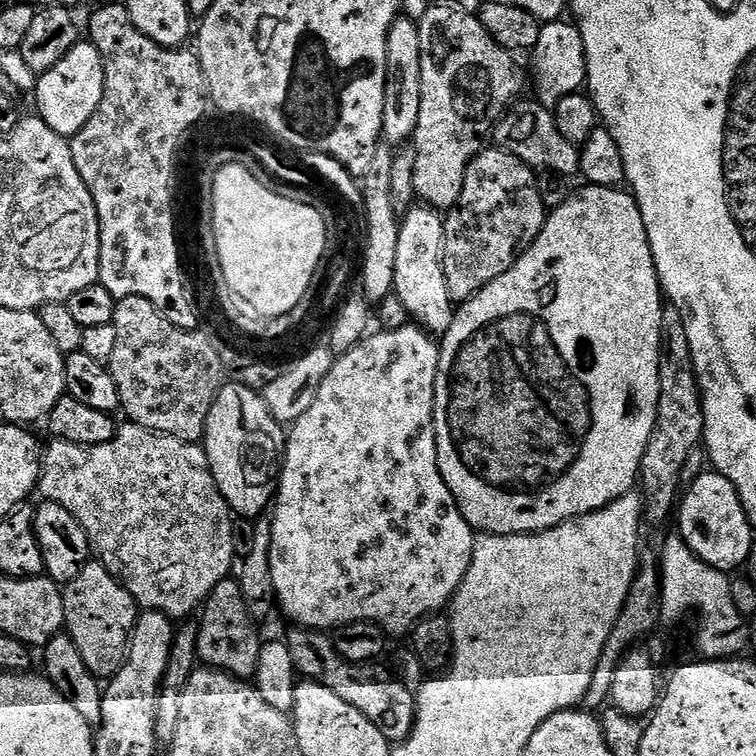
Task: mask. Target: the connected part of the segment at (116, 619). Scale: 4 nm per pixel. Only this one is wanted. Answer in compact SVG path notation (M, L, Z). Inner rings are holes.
M90 562L63 589L64 593L64 628L70 638L74 638L74 646L78 646L78 654L82 654L82 662L97 678L111 678L124 664L124 656L128 652L128 639L136 625L138 605L136 599L127 592L124 585L114 575L107 564Z

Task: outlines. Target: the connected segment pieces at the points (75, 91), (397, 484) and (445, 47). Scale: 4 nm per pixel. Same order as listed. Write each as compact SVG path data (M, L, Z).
M81 42L50 70L39 73L34 99L35 111L41 120L50 126L58 135L71 138L94 118L94 110L98 110L98 102L102 102L102 90L106 82L106 74L102 66L102 54L90 42Z
M411 327L392 328L377 336L369 335L355 348L341 355L333 363L330 374L326 374L318 390L318 398L314 398L314 406L310 406L310 410L306 410L306 414L302 414L302 418L298 418L287 429L278 491L274 497L274 511L270 516L270 574L274 578L275 603L279 611L281 608L293 620L293 625L311 630L335 630L345 628L347 624L379 624L389 633L407 633L427 616L443 613L451 605L453 596L466 578L466 570L472 564L476 541L474 529L458 510L454 494L450 494L450 486L446 486L438 466L434 398L440 346L423 328Z
M432 6L419 25L422 38L422 106L418 106L418 126L410 141L416 154L414 190L427 207L450 210L462 194L464 175L470 162L484 151L496 121L517 103L516 95L524 88L524 76L516 65L517 57L490 36L479 15L471 16L457 8Z

